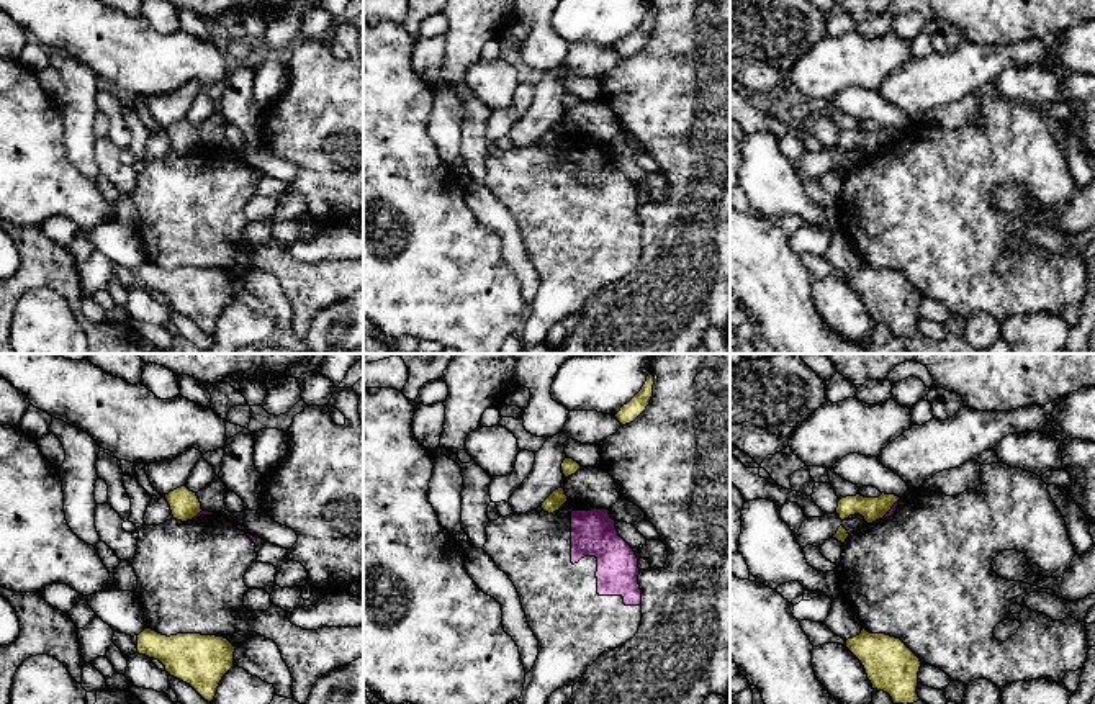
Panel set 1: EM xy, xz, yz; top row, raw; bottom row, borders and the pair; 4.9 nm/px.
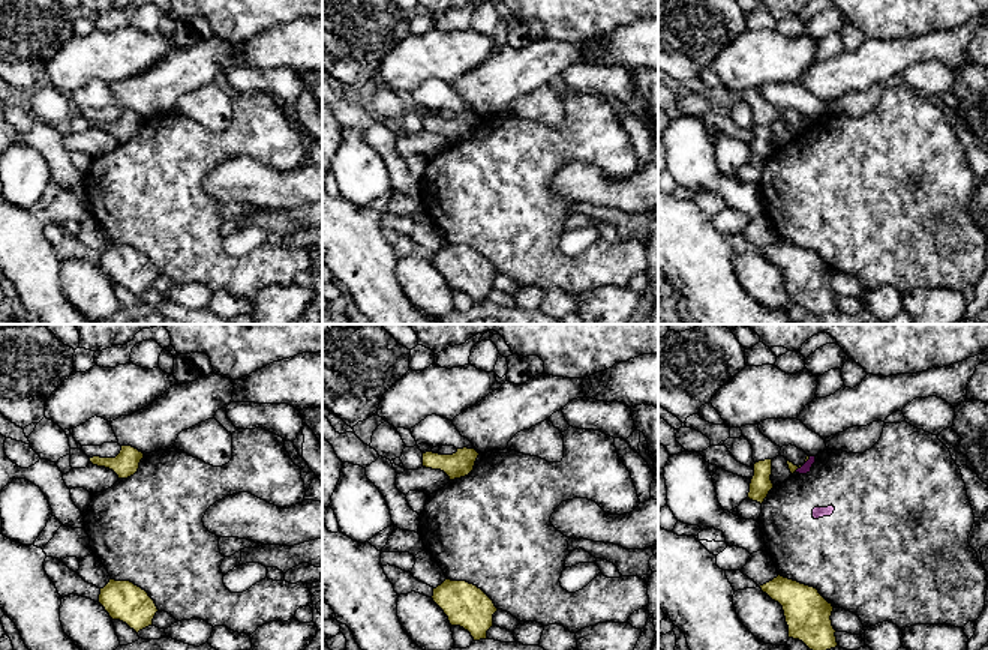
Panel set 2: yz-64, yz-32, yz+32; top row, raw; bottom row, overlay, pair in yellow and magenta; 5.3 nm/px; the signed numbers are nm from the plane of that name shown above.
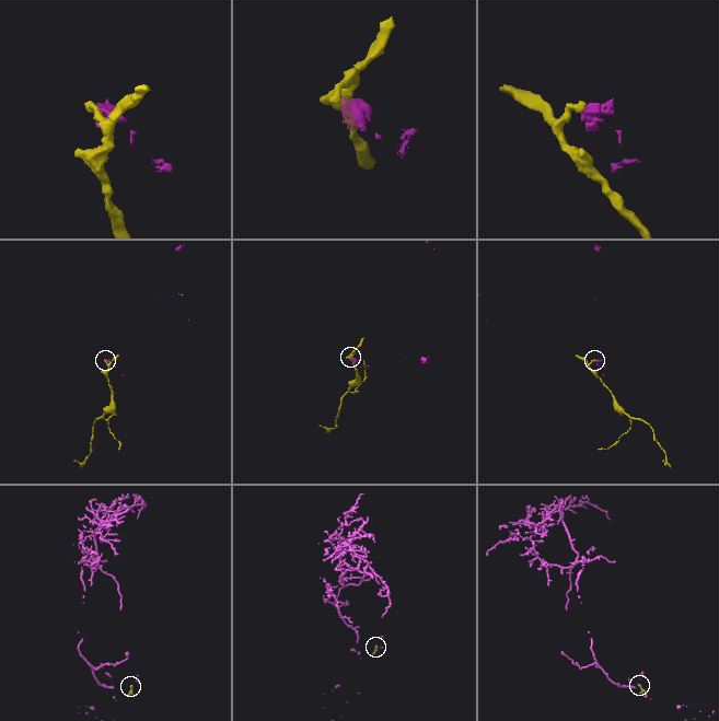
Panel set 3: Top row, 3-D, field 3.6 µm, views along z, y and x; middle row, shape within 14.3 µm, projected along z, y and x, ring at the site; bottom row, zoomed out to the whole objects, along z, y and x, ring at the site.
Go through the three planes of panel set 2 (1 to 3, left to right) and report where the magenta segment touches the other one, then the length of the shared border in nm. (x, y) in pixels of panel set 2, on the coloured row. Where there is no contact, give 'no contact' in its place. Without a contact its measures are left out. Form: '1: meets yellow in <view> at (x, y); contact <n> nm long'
1: no contact
2: no contact
3: meets yellow in yz+32 at (798, 467); contact 60 nm long

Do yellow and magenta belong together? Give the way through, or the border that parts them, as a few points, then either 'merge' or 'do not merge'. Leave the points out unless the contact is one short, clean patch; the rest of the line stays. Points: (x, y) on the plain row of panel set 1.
along yz (899, 131), (883, 149) | do not merge

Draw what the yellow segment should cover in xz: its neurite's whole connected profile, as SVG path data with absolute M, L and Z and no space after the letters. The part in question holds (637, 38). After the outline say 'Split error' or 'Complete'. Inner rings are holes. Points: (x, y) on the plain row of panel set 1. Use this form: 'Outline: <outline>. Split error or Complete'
Outline: M648 7L642 23L627 38L624 38L617 47L614 47L622 59L633 56L647 43L653 29L653 18L655 10Z. Complete

